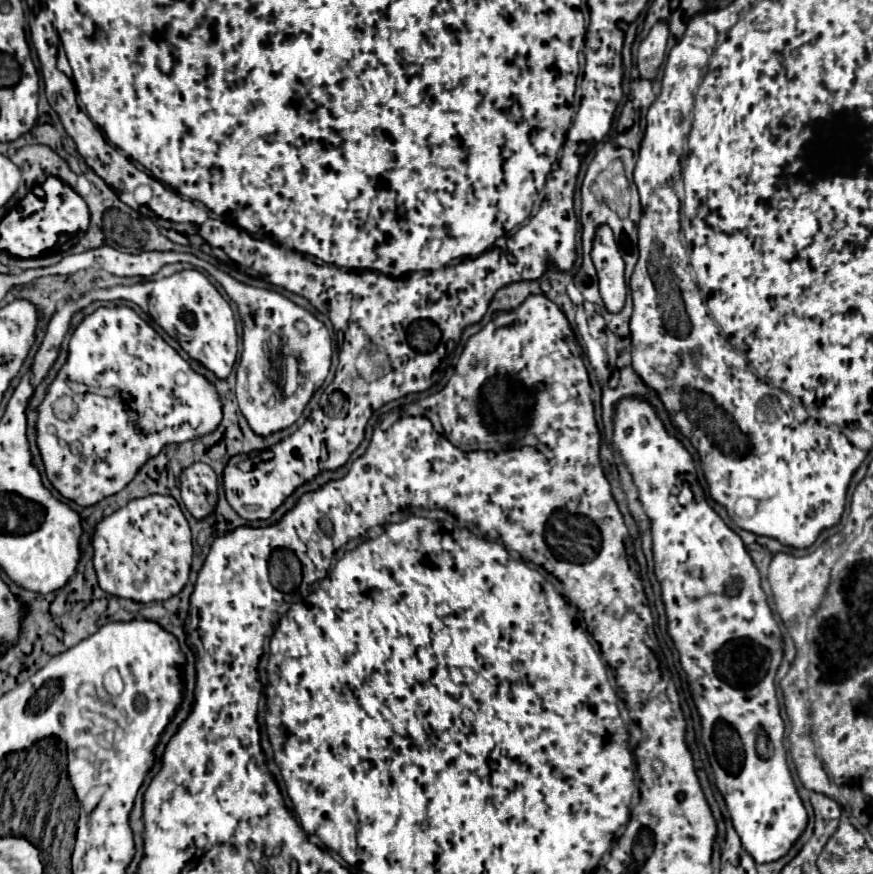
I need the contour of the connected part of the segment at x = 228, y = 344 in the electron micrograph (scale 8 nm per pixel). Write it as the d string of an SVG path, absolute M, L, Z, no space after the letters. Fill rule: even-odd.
M182 270L162 280L150 280L142 284L134 284L134 304L138 304L144 312L148 312L156 324L160 324L184 352L202 362L204 368L212 370L220 380L228 378L234 362L236 362L236 322L228 302L220 296L220 292L210 284L210 280L198 270ZM184 314L194 314L196 324L190 326L184 320Z

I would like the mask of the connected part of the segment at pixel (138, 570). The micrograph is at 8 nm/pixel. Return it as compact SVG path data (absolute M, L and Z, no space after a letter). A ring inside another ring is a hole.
M144 496L106 516L94 532L94 570L104 592L134 602L176 596L188 582L192 564L190 526L172 496Z

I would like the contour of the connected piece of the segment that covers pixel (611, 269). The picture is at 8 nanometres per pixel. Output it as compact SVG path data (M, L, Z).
M608 226L596 230L592 246L592 262L598 270L600 294L610 312L620 312L626 300L626 282L624 282L624 260L618 252L616 240Z

